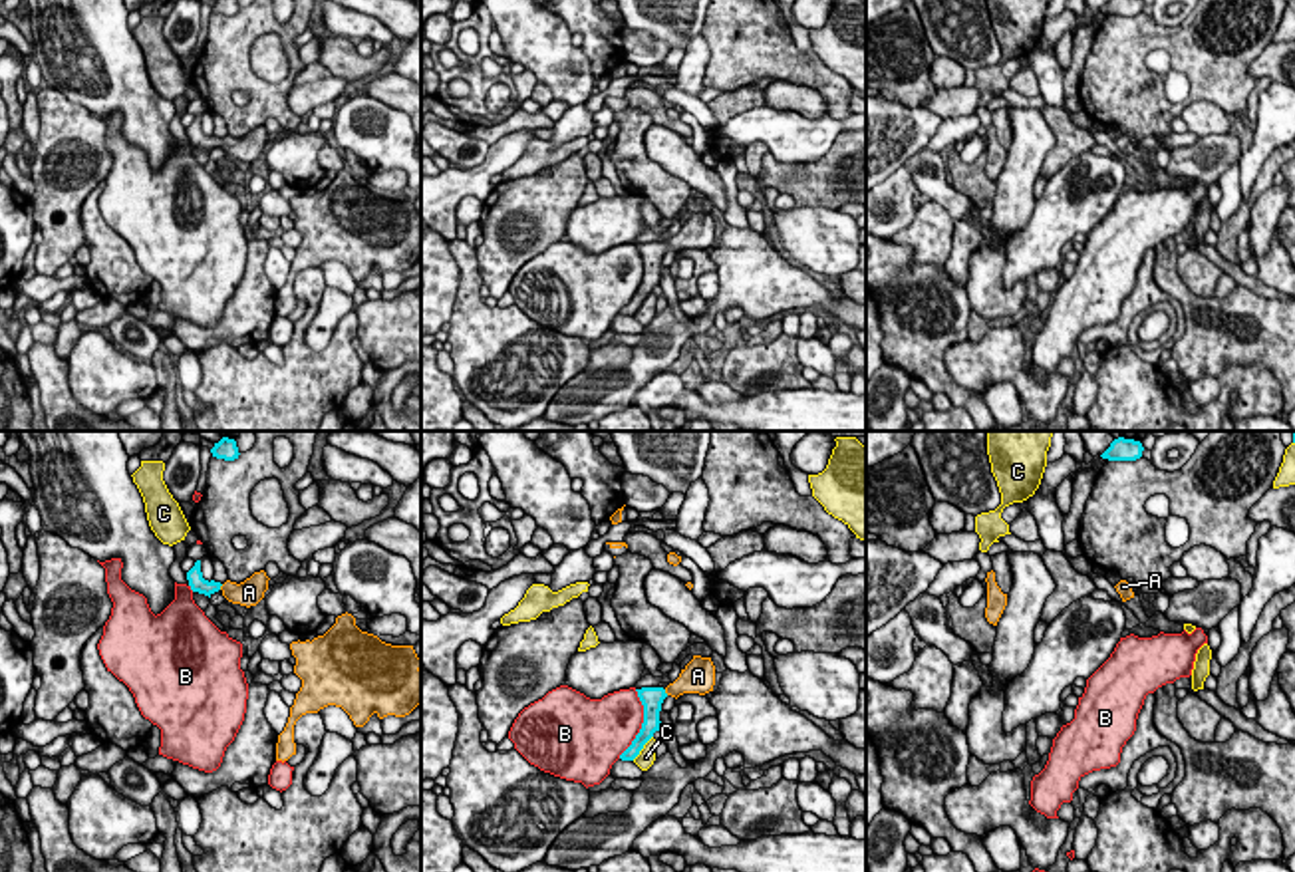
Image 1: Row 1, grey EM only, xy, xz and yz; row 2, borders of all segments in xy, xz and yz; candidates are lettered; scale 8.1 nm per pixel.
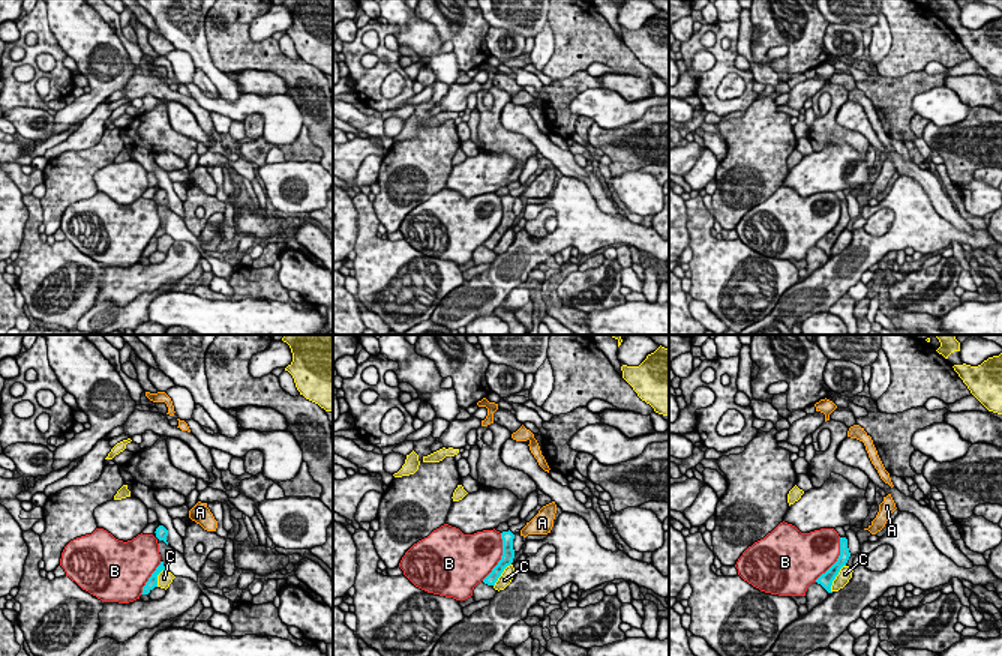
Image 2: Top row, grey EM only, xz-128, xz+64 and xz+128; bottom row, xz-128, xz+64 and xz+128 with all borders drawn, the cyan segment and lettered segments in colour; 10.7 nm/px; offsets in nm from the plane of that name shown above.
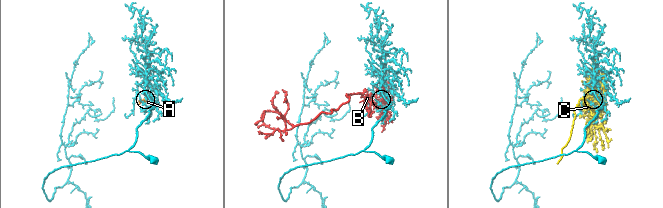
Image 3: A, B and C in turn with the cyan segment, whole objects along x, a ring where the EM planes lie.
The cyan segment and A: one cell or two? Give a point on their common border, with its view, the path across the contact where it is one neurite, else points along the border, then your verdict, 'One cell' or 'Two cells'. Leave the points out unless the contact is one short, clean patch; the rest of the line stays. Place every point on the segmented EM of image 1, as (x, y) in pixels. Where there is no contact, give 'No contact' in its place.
Touches cyan at xy (221, 584). Path across: xy (197, 582), (221, 584), (233, 592), (249, 592). One cell

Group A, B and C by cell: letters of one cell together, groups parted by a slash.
A / B / C

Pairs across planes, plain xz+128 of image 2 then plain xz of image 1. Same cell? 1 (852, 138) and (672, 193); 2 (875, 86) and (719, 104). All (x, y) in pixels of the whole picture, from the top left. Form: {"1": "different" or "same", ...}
{"1": "same", "2": "same"}

